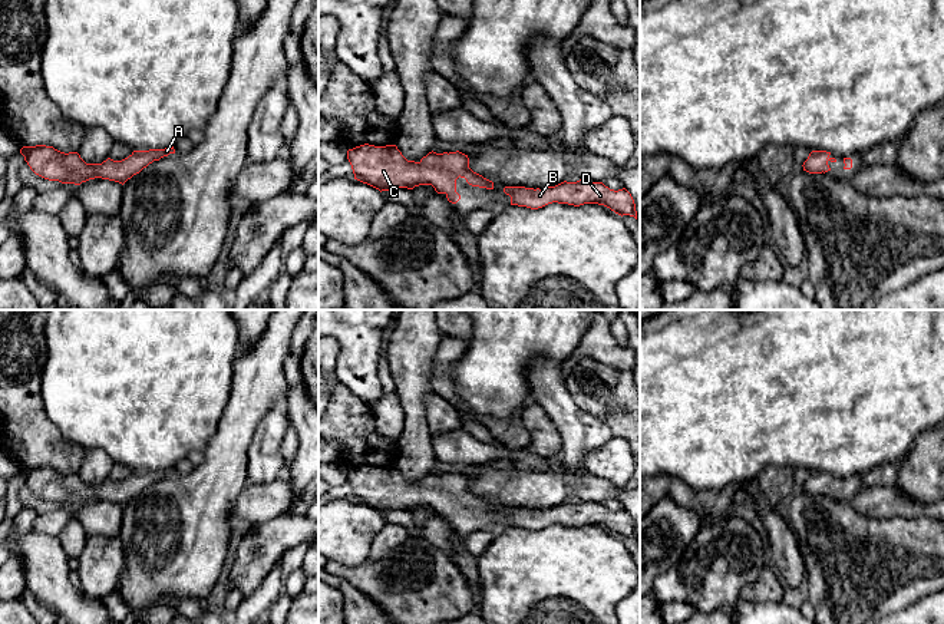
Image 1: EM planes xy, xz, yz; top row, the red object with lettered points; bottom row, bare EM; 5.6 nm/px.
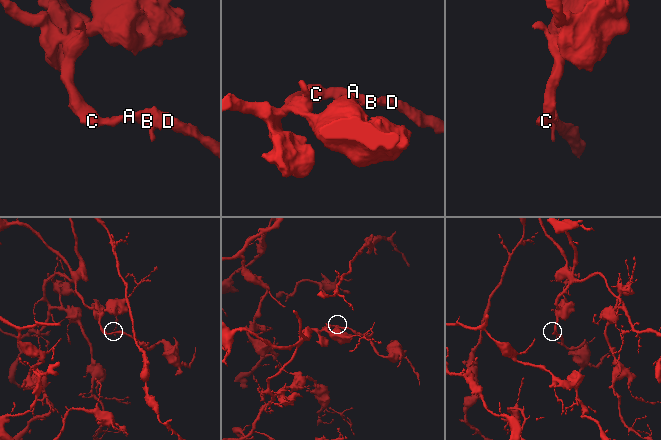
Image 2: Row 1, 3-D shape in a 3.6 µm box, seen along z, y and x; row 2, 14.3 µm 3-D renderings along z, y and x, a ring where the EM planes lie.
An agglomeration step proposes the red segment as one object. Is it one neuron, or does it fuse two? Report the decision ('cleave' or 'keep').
keep

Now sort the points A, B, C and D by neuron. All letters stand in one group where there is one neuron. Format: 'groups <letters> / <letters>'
groups A B C D

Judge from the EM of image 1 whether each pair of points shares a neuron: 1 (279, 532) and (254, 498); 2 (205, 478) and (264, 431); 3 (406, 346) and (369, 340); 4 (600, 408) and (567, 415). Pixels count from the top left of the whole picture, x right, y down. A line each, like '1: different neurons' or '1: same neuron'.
1: different neurons
2: different neurons
3: different neurons
4: different neurons

